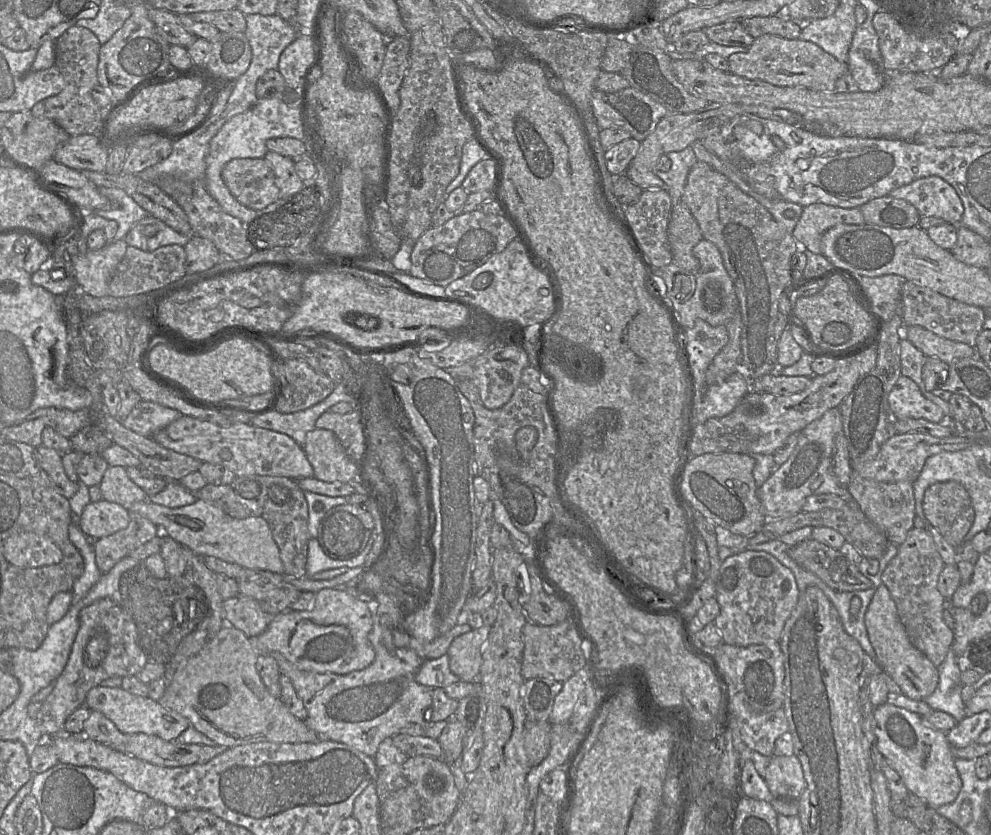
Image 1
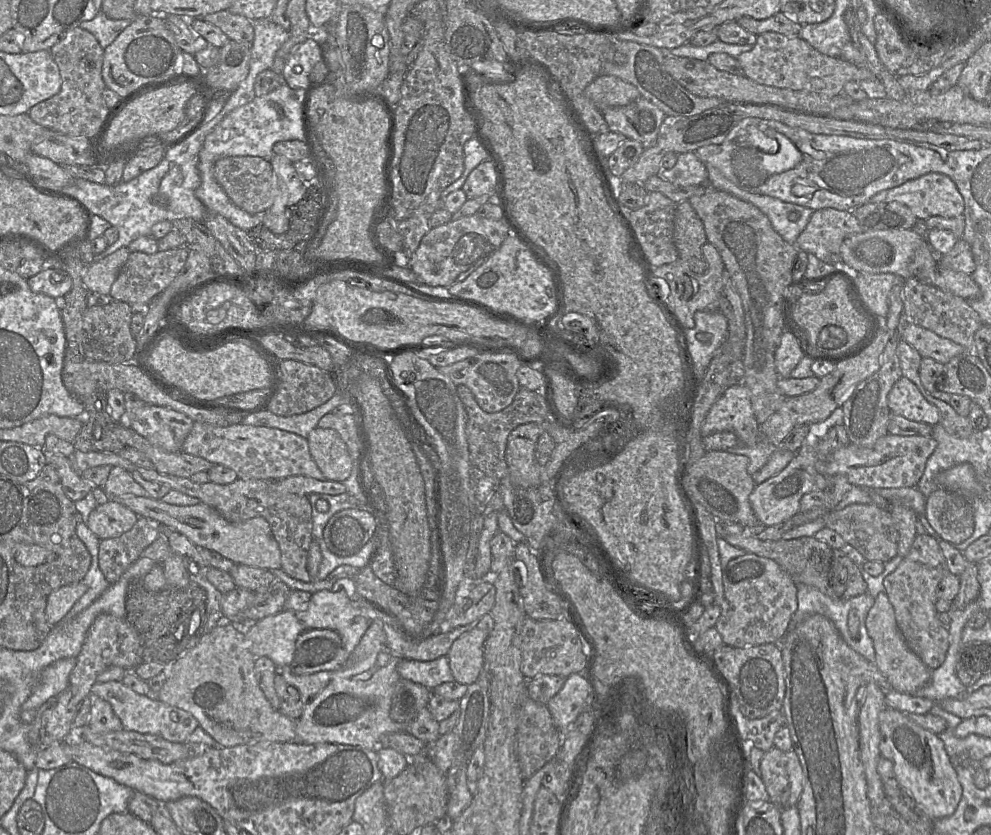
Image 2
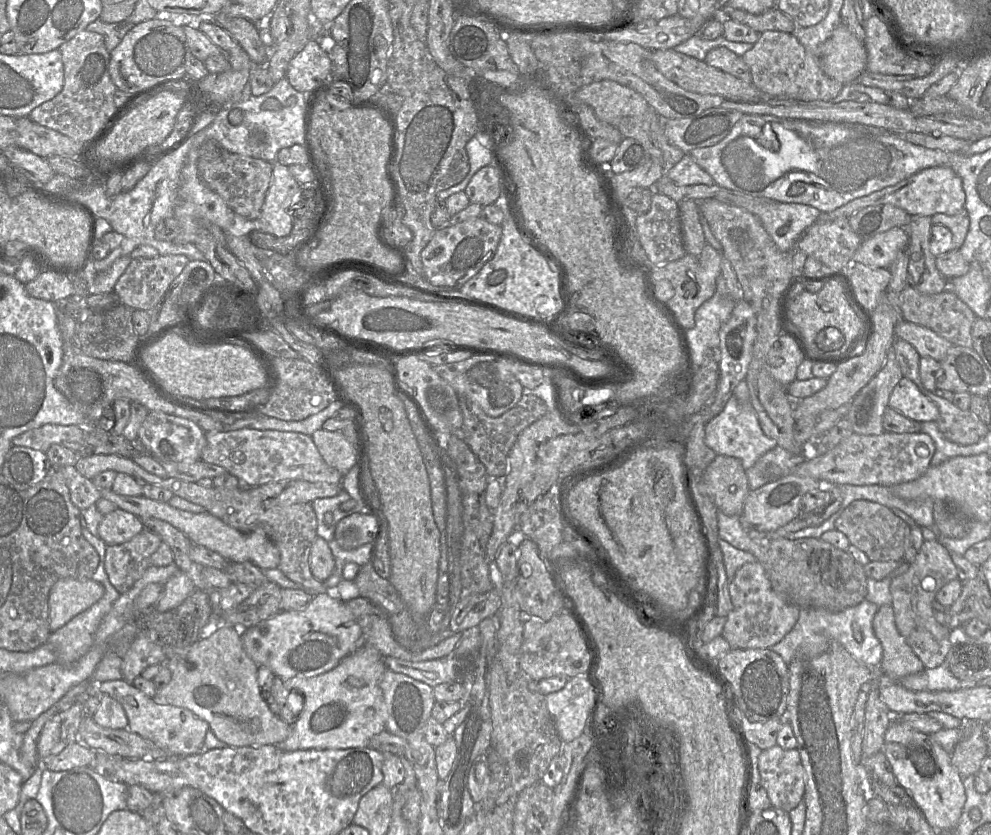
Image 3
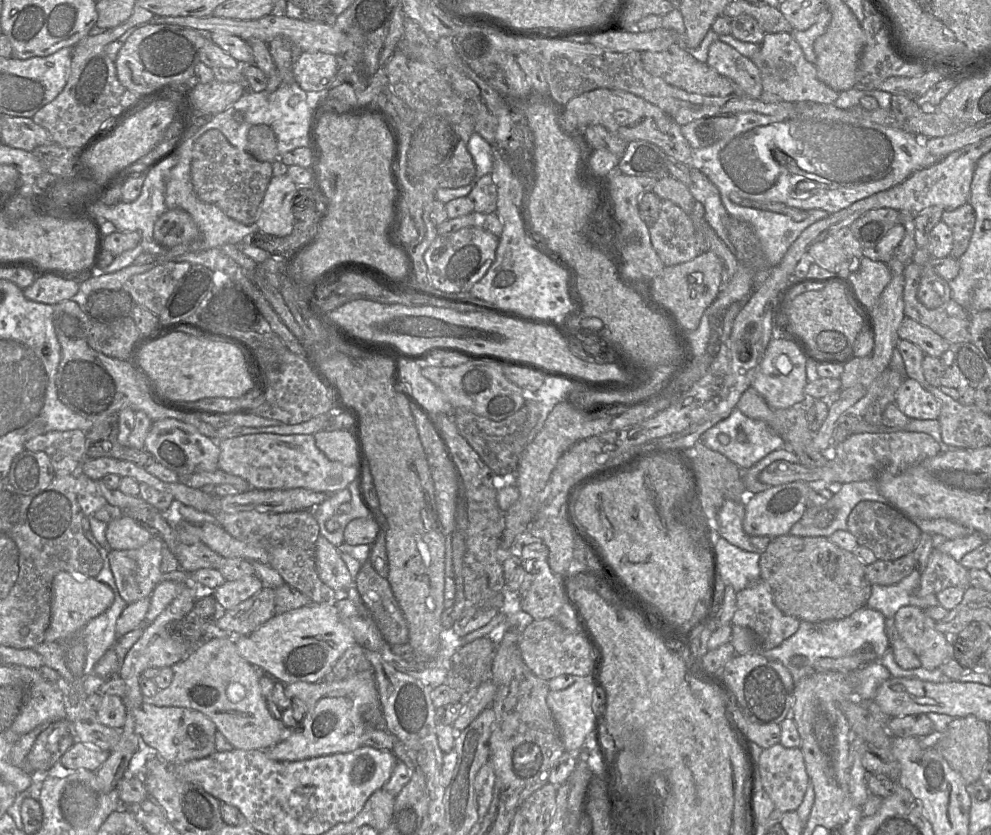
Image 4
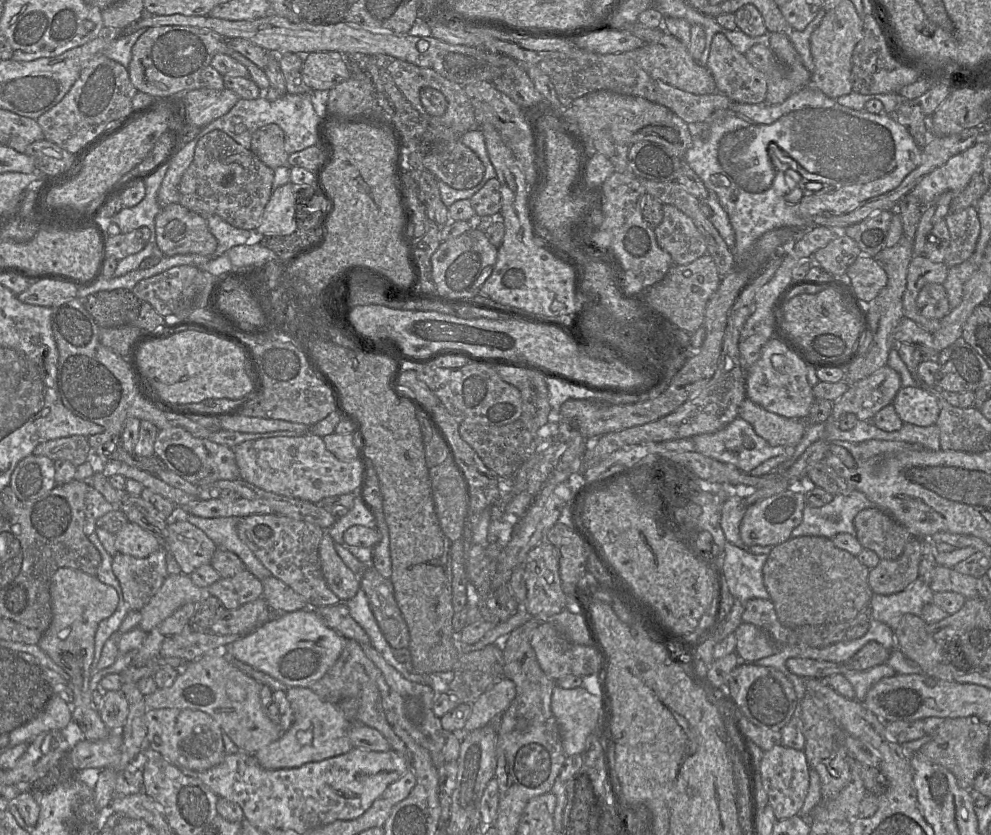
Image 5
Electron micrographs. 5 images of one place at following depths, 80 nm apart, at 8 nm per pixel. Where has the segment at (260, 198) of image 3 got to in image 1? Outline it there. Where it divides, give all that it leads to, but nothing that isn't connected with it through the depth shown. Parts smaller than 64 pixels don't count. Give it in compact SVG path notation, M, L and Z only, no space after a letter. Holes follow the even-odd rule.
M265 158L232 159L221 175L231 194L248 208L262 210L279 201L280 190Z

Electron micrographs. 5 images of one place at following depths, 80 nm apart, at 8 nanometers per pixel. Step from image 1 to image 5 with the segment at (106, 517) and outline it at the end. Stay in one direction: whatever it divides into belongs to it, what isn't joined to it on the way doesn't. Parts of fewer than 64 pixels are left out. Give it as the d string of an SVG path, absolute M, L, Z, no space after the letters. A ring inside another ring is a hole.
M129 521L114 536L118 553L135 558L146 558L163 545L152 532Z

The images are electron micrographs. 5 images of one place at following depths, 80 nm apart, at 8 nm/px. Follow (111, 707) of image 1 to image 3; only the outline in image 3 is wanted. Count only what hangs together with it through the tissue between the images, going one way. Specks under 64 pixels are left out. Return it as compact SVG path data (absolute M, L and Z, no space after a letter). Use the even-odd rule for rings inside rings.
M125 679L102 682L97 687L97 695L99 694L107 694L123 705L128 718L128 729L131 732L151 740L171 756L189 756L204 750L204 740L209 731L209 724L190 710L158 704Z

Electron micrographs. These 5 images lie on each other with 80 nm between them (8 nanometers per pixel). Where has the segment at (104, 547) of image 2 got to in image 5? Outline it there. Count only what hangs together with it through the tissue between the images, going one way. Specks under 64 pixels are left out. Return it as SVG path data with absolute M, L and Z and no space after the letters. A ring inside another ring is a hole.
M163 544L146 558L121 553L113 556L112 570L130 610L140 611L164 583L169 575L166 554Z

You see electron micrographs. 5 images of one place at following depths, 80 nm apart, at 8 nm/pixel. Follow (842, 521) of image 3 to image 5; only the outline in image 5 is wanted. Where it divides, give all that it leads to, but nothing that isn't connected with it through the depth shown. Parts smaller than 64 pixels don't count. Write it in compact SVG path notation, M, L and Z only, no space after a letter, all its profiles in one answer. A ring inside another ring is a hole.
M878 507L865 508L854 518L856 537L880 559L897 559L913 535Z

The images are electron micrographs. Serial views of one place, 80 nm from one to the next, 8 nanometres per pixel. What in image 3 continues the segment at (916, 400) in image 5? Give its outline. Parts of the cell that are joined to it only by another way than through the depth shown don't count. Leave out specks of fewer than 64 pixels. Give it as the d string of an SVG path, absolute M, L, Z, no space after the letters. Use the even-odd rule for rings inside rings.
M905 376L893 389L889 407L918 422L937 421L939 417L937 404L926 397L918 386Z

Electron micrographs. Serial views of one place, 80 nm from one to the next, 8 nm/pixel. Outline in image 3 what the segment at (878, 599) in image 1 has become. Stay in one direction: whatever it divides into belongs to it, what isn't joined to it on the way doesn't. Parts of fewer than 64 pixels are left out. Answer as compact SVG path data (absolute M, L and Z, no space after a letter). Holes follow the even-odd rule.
M892 605L878 608L873 619L873 629L883 648L882 660L877 669L889 680L899 680L925 669L898 631Z

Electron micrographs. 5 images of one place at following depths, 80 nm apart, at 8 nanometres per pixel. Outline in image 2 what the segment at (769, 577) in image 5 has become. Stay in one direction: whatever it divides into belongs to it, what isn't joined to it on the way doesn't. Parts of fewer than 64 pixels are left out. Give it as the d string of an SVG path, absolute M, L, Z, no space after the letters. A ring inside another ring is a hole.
M801 537L792 540L780 539L777 544L777 560L780 567L796 583L802 583L819 589L834 600L847 601L867 592L867 583L863 570L841 549L834 549L814 537Z

